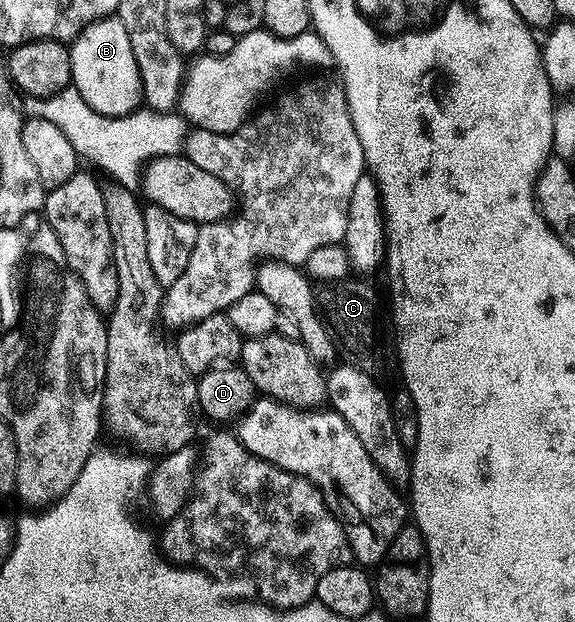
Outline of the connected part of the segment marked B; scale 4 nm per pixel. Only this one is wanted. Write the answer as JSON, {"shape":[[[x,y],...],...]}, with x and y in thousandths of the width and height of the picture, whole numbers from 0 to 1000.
{"shape":[[[203,26],[158,37],[130,59],[122,80],[125,140],[158,175],[184,186],[221,186],[247,169],[243,114],[238,113],[224,55]]]}

